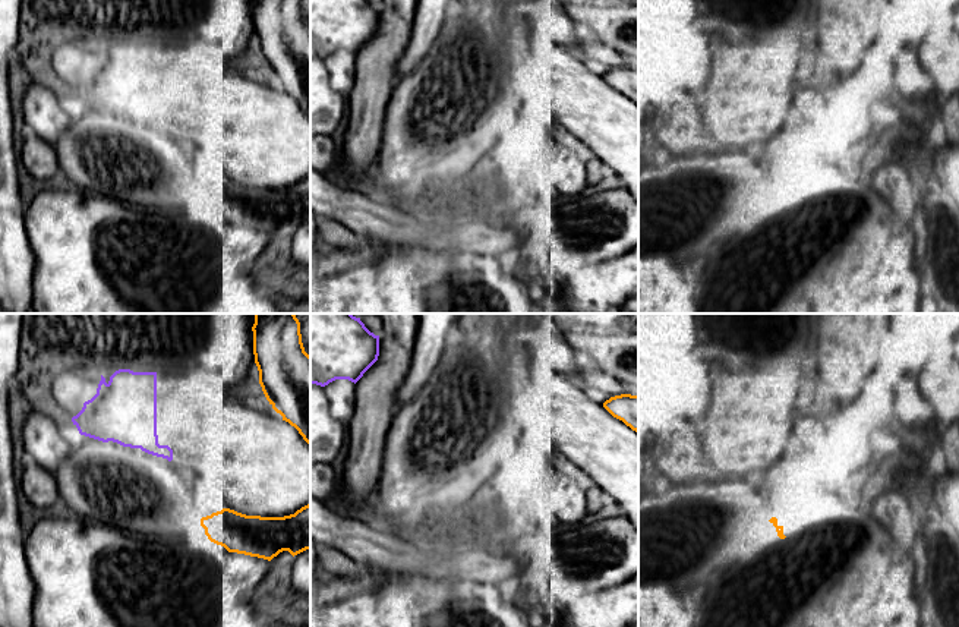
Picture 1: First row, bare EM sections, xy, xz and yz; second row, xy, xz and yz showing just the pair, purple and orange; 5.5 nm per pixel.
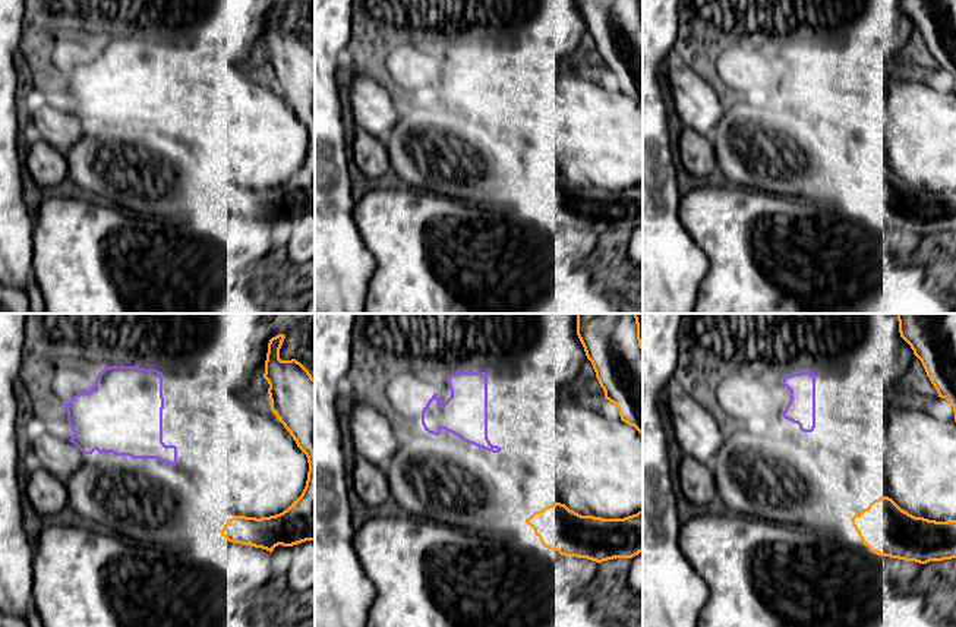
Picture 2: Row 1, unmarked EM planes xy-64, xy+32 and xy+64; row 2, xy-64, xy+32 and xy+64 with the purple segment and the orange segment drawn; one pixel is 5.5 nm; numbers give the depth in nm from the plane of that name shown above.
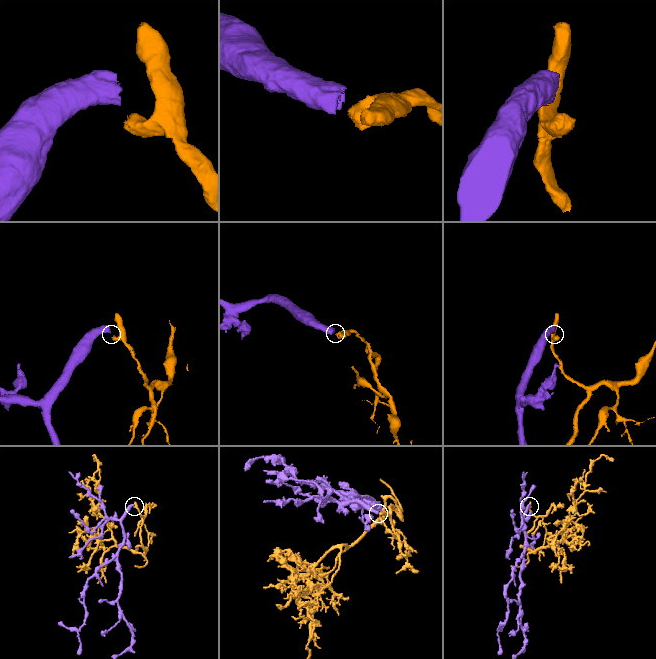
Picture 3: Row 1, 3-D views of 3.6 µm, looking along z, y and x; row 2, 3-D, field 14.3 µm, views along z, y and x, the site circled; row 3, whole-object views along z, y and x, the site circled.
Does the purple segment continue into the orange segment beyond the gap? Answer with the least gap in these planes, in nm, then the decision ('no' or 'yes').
360 nm | no

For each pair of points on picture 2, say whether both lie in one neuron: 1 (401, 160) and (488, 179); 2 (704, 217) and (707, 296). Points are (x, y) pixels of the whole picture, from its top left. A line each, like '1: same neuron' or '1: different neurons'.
1: same neuron
2: same neuron

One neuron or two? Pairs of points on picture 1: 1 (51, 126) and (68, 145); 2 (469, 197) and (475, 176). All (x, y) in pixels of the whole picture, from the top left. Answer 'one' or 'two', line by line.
1: two
2: two

